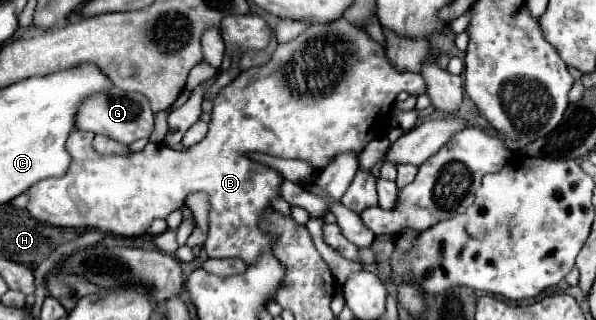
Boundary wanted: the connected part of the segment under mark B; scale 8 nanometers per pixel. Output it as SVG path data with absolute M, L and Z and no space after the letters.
M338 18L334 22L326 22L326 24L312 24L310 28L306 28L298 38L286 42L286 44L278 44L278 48L274 50L272 58L264 64L264 66L256 66L256 68L248 68L246 72L242 72L236 80L232 80L232 84L228 84L224 90L220 90L214 98L212 98L212 120L210 120L210 130L206 134L206 138L202 142L198 142L196 146L190 146L190 148L182 148L178 152L172 152L172 148L164 146L164 144L154 144L150 142L142 152L136 152L136 154L130 154L130 156L102 156L98 154L94 148L92 148L92 138L94 134L90 132L84 132L84 130L74 130L68 138L68 152L72 156L72 164L68 168L68 172L60 178L46 178L38 184L34 184L28 194L30 194L30 204L28 204L28 212L36 218L36 220L42 220L42 222L50 222L54 226L66 226L66 228L98 228L102 232L110 232L110 234L116 234L116 236L138 236L138 234L144 234L146 228L150 226L150 222L154 218L166 218L170 212L174 210L182 210L186 206L186 198L194 192L204 192L208 196L208 202L210 202L210 210L208 210L208 240L204 244L206 252L210 258L240 258L244 260L246 264L254 264L260 254L264 252L270 252L272 250L272 236L266 234L262 228L260 228L260 222L262 222L262 216L268 208L272 208L272 200L280 198L280 184L284 182L284 176L276 170L276 168L270 168L262 162L256 162L252 158L248 158L250 152L260 152L260 154L270 154L270 156L276 156L276 158L292 158L292 160L304 160L308 162L314 170L322 170L326 168L326 164L330 164L334 160L336 154L342 154L342 152L354 152L354 154L360 154L368 142L376 140L376 138L382 138L386 136L388 132L388 114L390 114L390 108L392 104L396 102L396 96L400 92L408 92L408 94L424 94L426 92L426 84L422 82L422 76L420 74L414 74L414 72L398 72L388 56L386 56L386 48L378 42L374 42L366 30L358 28L358 24L352 24L352 22L346 22L344 18Z

